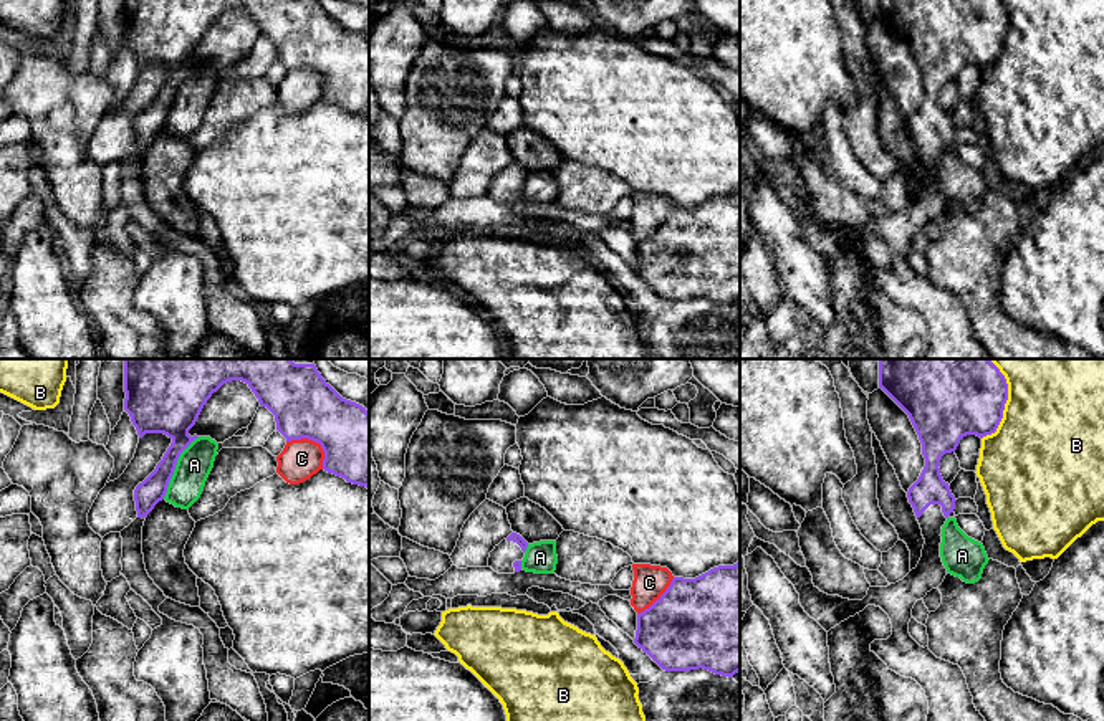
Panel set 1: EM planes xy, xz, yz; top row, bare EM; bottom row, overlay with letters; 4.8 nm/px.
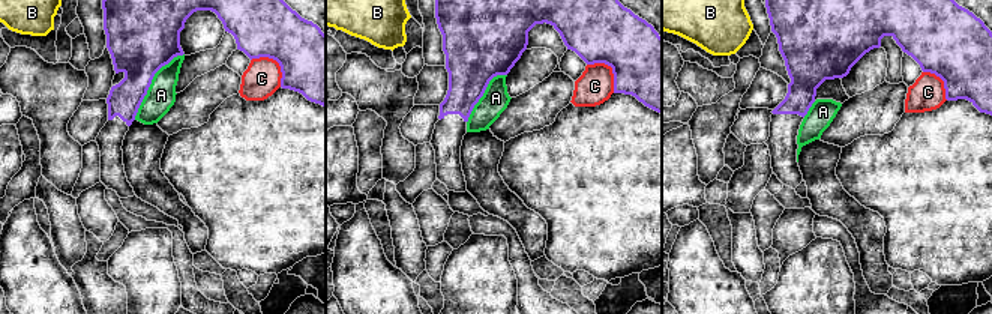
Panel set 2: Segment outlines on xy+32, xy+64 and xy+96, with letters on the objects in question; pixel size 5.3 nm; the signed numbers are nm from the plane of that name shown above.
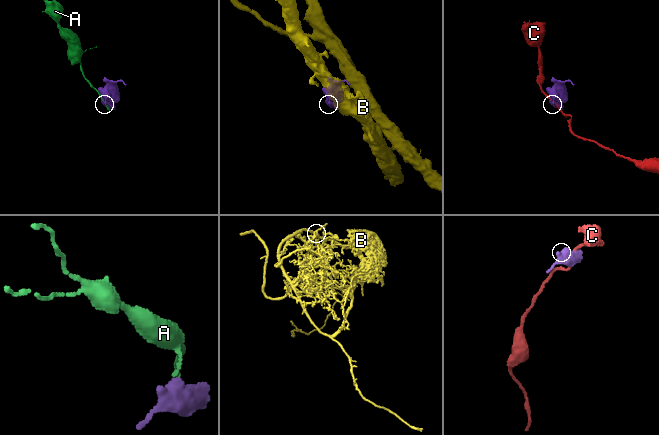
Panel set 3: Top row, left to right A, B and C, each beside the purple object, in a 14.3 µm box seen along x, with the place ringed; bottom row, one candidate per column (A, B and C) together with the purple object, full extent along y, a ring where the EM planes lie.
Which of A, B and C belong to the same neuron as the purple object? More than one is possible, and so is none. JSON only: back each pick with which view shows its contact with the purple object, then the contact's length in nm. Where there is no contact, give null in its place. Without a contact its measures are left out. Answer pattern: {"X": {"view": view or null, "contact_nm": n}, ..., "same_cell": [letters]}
{"same_cell": []}

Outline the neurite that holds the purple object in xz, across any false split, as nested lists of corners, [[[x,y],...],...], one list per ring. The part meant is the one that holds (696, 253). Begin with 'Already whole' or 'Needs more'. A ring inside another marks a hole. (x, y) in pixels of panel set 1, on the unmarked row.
Already whole. [[[740,190],[695,208],[674,207],[660,228],[637,243],[634,273],[665,301],[703,298],[733,308],[740,301]]]

